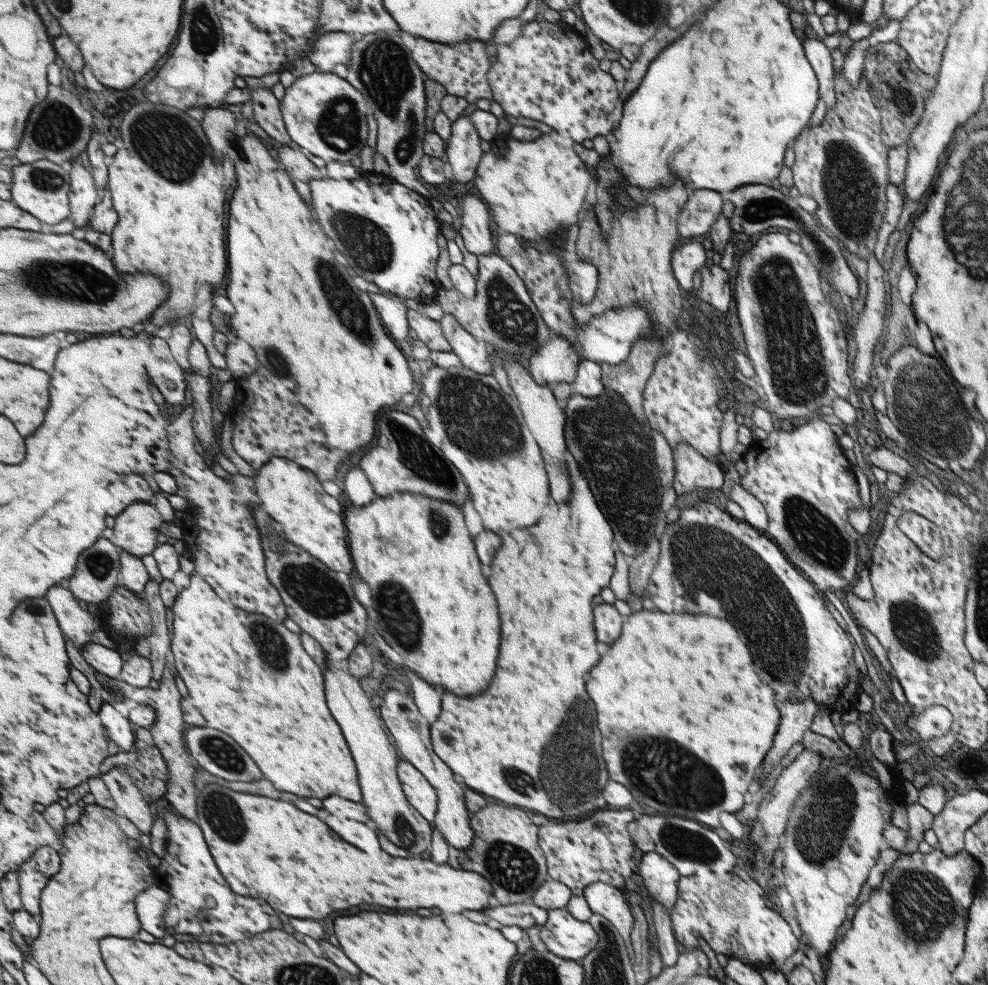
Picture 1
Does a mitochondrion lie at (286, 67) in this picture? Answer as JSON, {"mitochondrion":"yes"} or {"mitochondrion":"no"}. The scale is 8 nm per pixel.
{"mitochondrion":"no"}

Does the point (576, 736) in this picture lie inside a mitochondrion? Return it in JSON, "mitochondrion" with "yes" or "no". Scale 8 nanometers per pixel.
{"mitochondrion":"no"}

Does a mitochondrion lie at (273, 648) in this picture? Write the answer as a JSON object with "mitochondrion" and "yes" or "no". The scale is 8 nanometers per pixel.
{"mitochondrion":"yes"}

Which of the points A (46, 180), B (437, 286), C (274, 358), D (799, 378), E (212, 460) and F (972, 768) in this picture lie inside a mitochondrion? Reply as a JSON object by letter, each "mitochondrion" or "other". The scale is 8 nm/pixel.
{"A":"mitochondrion","B":"other","C":"mitochondrion","D":"mitochondrion","E":"other","F":"other"}

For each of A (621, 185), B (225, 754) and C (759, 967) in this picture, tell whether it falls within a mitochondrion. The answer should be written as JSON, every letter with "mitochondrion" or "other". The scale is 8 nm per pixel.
{"A":"other","B":"mitochondrion","C":"other"}

